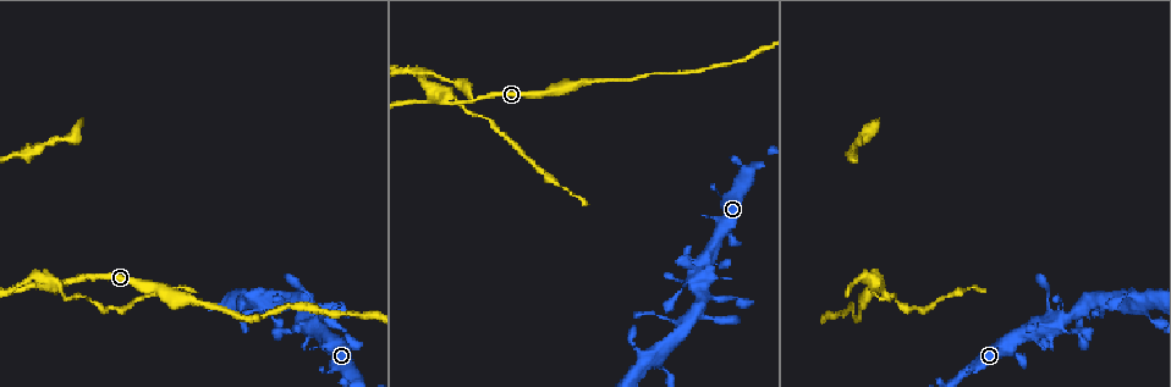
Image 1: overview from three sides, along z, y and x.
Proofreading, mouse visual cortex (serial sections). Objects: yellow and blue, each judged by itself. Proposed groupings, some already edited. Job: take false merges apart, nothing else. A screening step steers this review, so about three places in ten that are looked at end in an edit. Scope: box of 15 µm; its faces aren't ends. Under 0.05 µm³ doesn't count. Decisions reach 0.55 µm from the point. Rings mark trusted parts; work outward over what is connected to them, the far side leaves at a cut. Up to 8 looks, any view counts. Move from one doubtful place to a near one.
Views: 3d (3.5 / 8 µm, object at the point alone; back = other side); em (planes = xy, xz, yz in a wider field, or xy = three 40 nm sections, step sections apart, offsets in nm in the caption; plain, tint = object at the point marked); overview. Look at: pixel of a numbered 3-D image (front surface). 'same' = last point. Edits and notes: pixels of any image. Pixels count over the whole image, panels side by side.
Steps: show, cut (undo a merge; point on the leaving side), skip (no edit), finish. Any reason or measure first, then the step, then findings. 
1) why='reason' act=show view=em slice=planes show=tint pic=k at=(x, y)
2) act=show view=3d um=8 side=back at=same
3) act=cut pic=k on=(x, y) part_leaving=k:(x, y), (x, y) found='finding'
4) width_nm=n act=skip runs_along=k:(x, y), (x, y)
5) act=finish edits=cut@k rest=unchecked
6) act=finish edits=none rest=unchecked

why='small branch off a trunk' act=show view=3d um=3.5 pic=1 at=(702, 272)

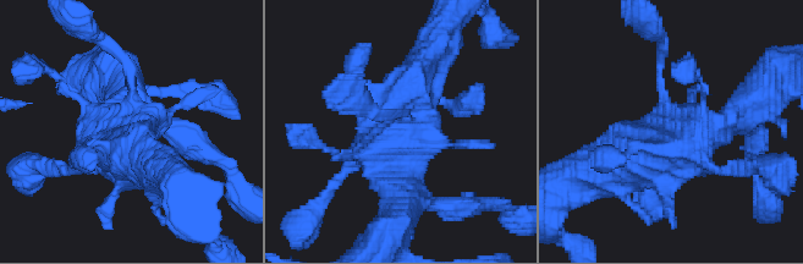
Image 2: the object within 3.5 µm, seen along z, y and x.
why='now the EM' act=show view=em slice=planes show=tint pic=2 at=(675, 117)

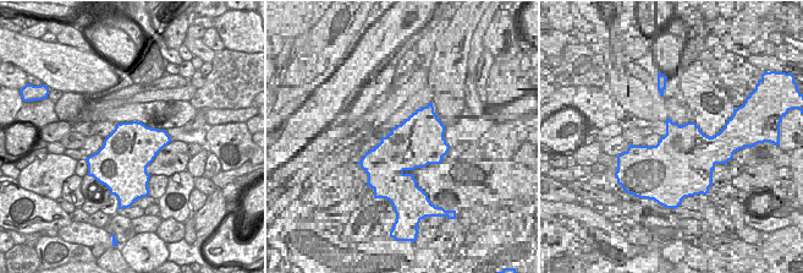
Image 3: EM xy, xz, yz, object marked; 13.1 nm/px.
width_nm=650 act=skip runs_along=2:(620, 164), (714, 135), (754, 100) found='continuous, no second cell'

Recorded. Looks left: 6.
why='sharp bend' act=show view=3d um=3.5 side=back pic=1 at=(51, 286)

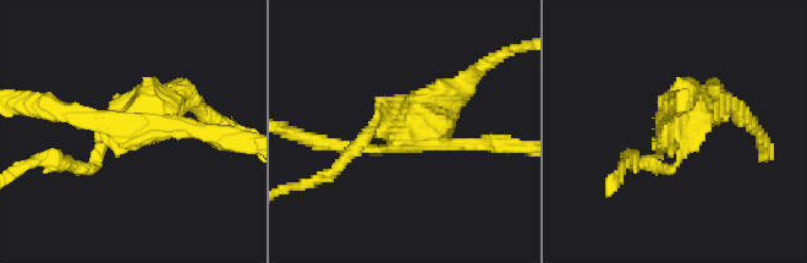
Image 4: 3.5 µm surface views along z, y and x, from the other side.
arms=4 arm_widths_nm=150,150,150,400 why='need the tissue' act=show view=em slice=xy step=1 show=tint pic=4 at=(122, 132)

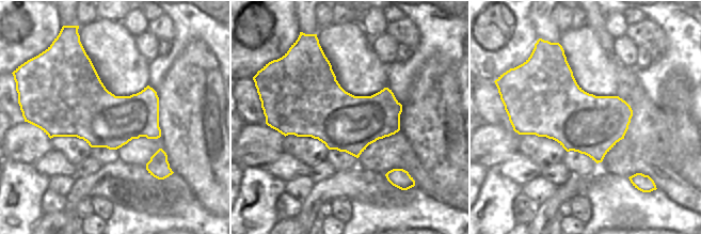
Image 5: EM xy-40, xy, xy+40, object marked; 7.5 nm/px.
act=cut pic=4 on=(346, 157) part_leaving=4:(396, 140), (479, 70) found='two cells meet here'

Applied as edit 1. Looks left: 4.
act=show view=overview

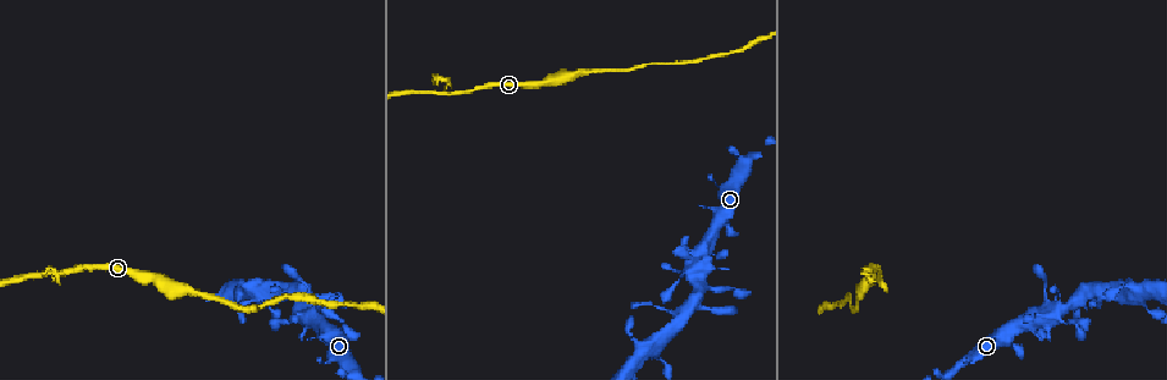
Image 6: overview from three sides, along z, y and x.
why='sudden change in width' act=show view=3d um=8 pic=6 at=(193, 295)

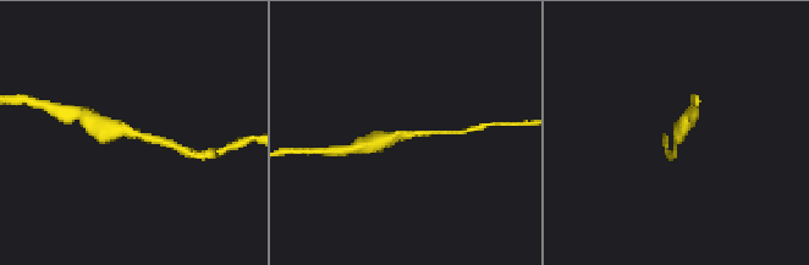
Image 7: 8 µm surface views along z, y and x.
why='closer look' act=show view=3d um=3.5 pic=7 at=(132, 134)

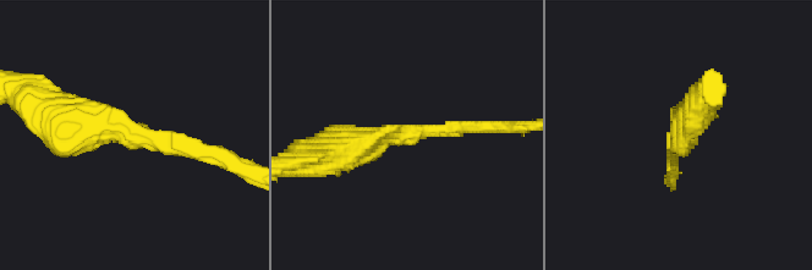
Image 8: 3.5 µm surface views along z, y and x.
arm_widths_nm=200,450 act=skip runs_along=8:(62, 109), (97, 127), (213, 154) found='all the same cell'

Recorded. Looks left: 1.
act=finish edits=cut@4 rest=unchecked

